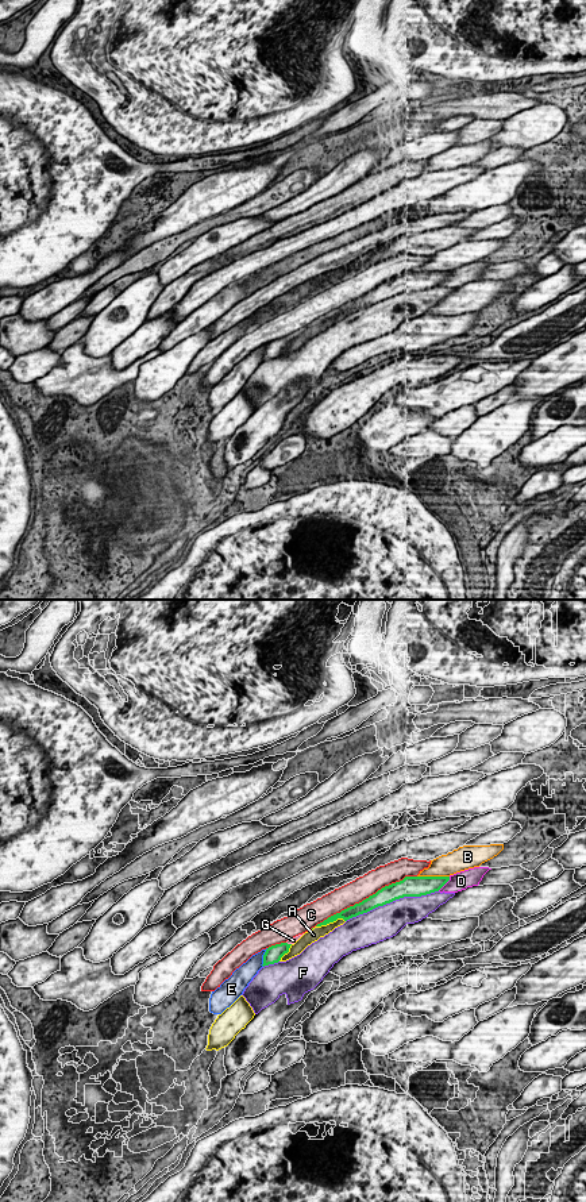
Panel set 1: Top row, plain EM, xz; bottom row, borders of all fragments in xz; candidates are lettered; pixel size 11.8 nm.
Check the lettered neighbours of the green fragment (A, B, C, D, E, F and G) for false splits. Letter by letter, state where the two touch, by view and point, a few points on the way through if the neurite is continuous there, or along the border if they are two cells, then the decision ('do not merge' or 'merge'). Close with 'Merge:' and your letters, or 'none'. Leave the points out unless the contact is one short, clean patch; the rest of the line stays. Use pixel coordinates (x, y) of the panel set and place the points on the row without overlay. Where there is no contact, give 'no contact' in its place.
A: xz (330, 316) | do not merge
B: xz (434, 272) | do not merge
C: xz (366, 293) | do not merge
D: xz (444, 278) | do not merge
E: xz (263, 353) | do not merge
F: xz (392, 296) | do not merge
G: xz (289, 339) | merge
Merge: G

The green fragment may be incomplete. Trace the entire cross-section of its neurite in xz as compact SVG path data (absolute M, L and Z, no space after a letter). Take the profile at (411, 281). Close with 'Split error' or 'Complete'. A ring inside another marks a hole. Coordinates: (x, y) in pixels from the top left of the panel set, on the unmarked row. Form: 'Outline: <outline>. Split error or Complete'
Outline: M405 271L400 277L382 282L362 297L328 312L316 321L327 320L338 313L347 316L404 292L421 292L439 286L448 276L450 271Z. Complete

